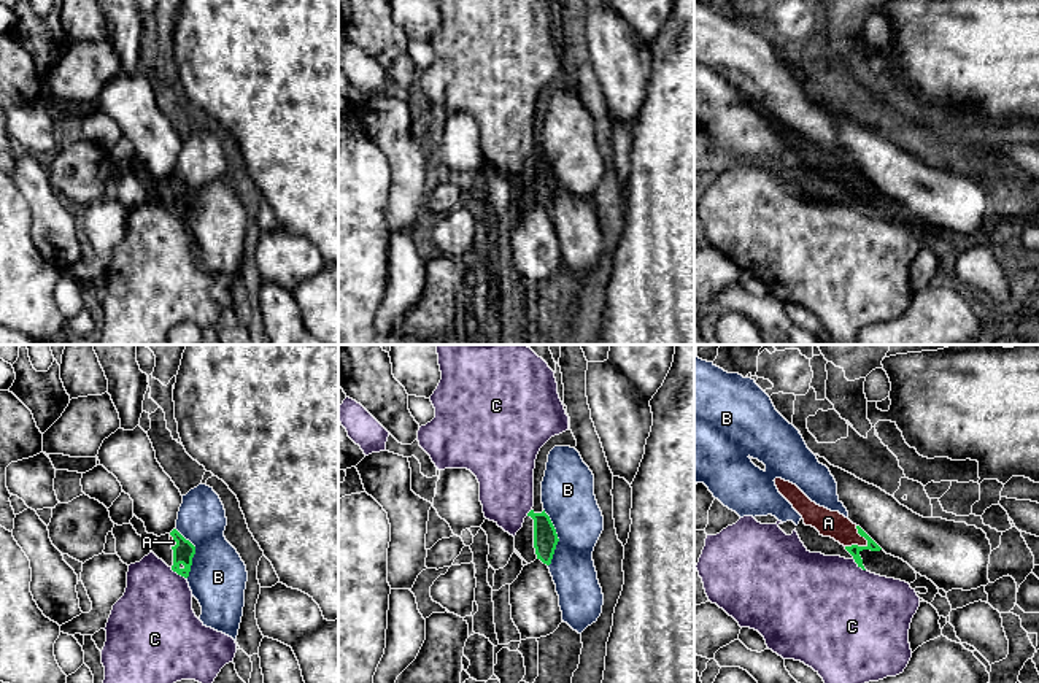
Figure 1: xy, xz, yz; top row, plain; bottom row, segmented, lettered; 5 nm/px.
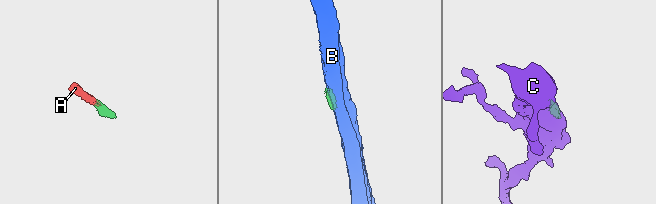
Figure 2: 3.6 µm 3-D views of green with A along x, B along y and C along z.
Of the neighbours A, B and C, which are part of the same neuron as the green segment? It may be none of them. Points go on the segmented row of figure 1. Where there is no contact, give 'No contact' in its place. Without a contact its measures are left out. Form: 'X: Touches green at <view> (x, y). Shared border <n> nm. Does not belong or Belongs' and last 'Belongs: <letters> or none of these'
A: Touches green at yz (863, 536). Shared border 130 nm. Belongs
B: Touches green at xz (556, 537). Shared border 300 nm. Does not belong
C: Touches green at xy (178, 574). Shared border 100 nm. Does not belong
Belongs: A

